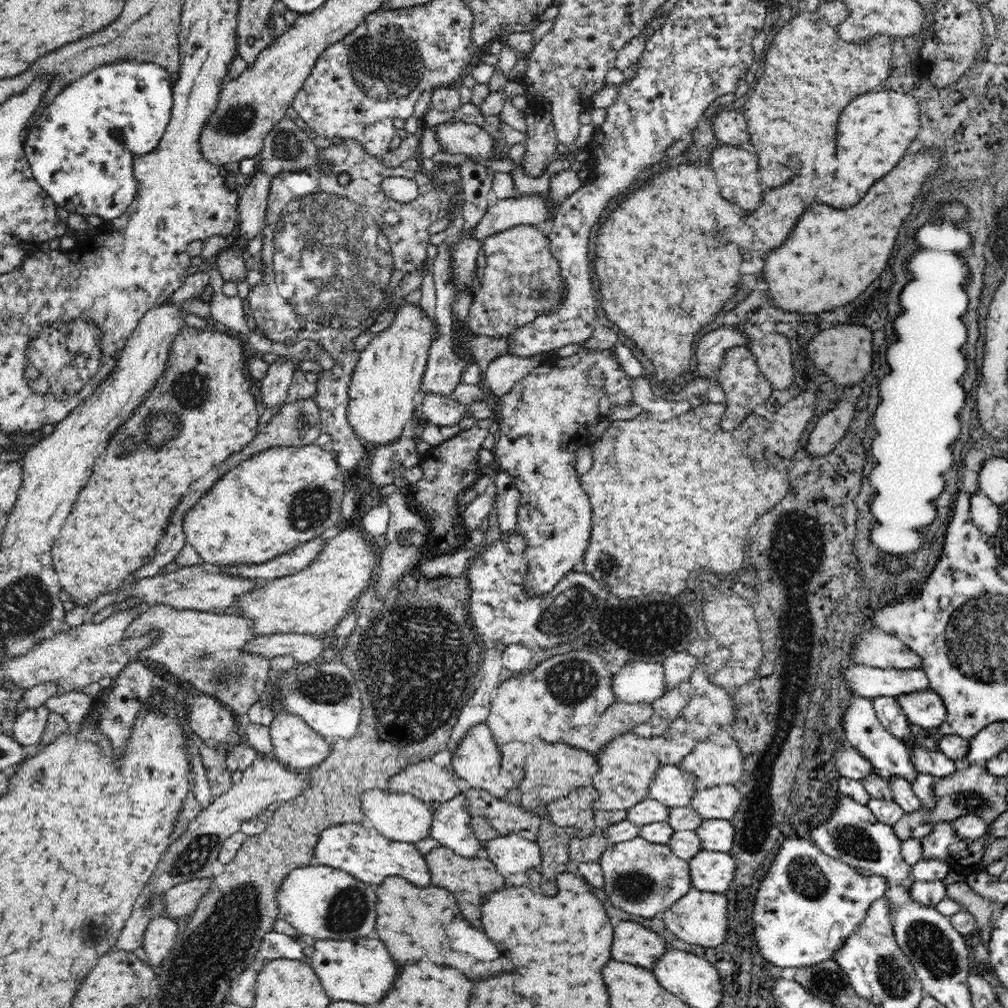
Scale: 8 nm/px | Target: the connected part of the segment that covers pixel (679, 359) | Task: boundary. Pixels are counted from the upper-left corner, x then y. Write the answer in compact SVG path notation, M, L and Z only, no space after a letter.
M680 163L675 168L658 171L648 184L627 194L626 200L618 204L598 230L600 238L596 238L594 268L600 282L605 316L652 361L654 381L661 381L669 388L692 370L695 356L692 354L692 340L704 328L700 324L714 318L722 310L718 304L724 304L734 296L736 286L740 286L738 266L744 258L736 244L734 252L728 252L728 240L724 240L720 230L728 226L740 228L746 218L749 218L748 212L720 194L714 169Z

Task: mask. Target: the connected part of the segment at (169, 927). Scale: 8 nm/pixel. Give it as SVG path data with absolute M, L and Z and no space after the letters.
M161 916L148 922L144 930L143 946L152 965L162 963L171 952L181 931L182 922Z

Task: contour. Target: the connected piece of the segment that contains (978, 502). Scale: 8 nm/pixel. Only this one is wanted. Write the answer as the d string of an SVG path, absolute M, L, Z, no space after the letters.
M980 489L970 496L970 516L987 538L995 538L1002 524L1002 508L994 504Z

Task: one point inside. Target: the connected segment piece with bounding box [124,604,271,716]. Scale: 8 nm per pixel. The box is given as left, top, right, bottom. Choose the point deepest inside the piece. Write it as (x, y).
(204, 648)

